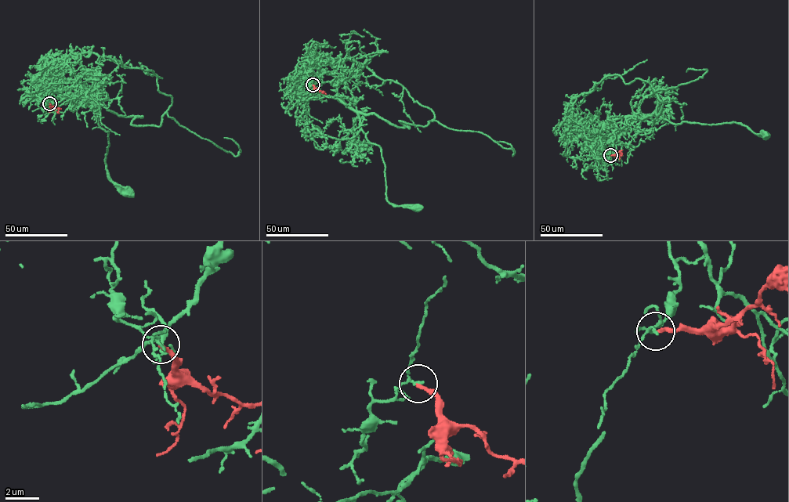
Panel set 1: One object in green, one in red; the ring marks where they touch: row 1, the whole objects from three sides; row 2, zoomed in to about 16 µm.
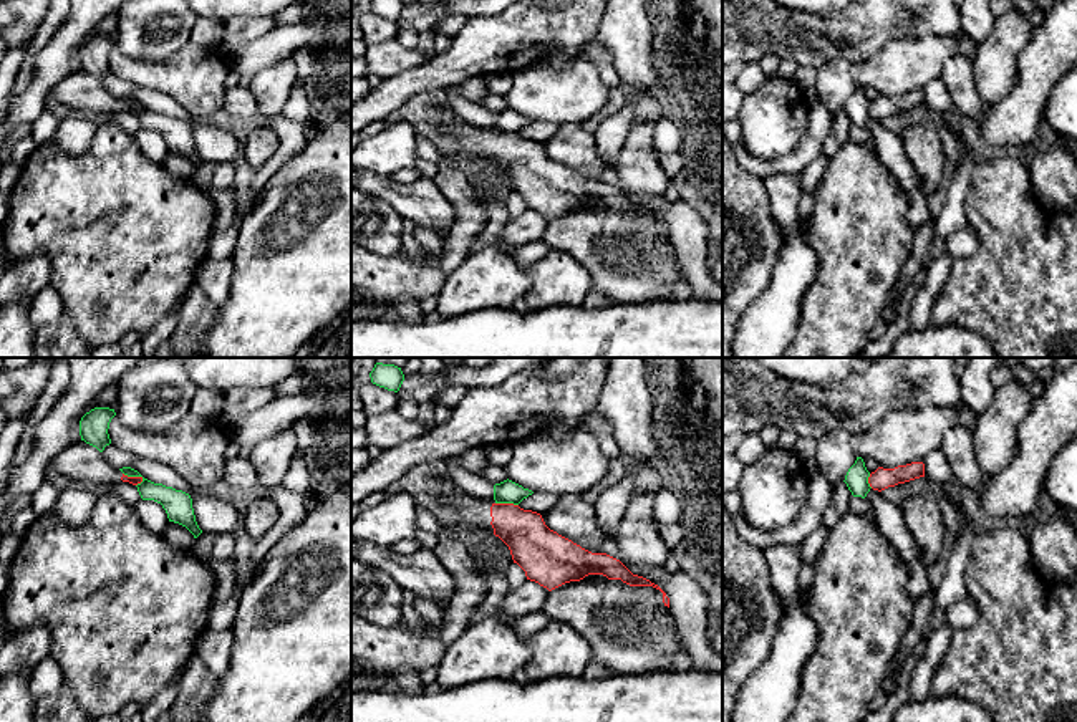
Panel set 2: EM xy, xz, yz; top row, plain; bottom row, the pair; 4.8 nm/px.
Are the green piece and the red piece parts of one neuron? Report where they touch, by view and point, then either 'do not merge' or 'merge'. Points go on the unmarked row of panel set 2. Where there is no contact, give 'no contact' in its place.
xz (507, 131) | do not merge

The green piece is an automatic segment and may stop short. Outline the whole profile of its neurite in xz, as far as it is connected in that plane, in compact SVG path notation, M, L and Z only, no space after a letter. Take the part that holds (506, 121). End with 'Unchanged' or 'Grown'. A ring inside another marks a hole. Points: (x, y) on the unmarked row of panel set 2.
M509 108L494 114L495 132L519 134L524 128L527 128L532 123L534 123L532 119L524 118L522 114L512 111Z. Unchanged

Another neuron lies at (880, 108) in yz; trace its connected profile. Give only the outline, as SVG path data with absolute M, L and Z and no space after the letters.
M911 91L906 94L898 94L895 98L878 96L870 103L868 113L873 119L881 121L888 116L895 116L898 113L905 113L920 106L925 106L925 93Z

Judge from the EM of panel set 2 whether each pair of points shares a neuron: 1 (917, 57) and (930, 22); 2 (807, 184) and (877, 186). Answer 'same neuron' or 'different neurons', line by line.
1: different neurons
2: different neurons

